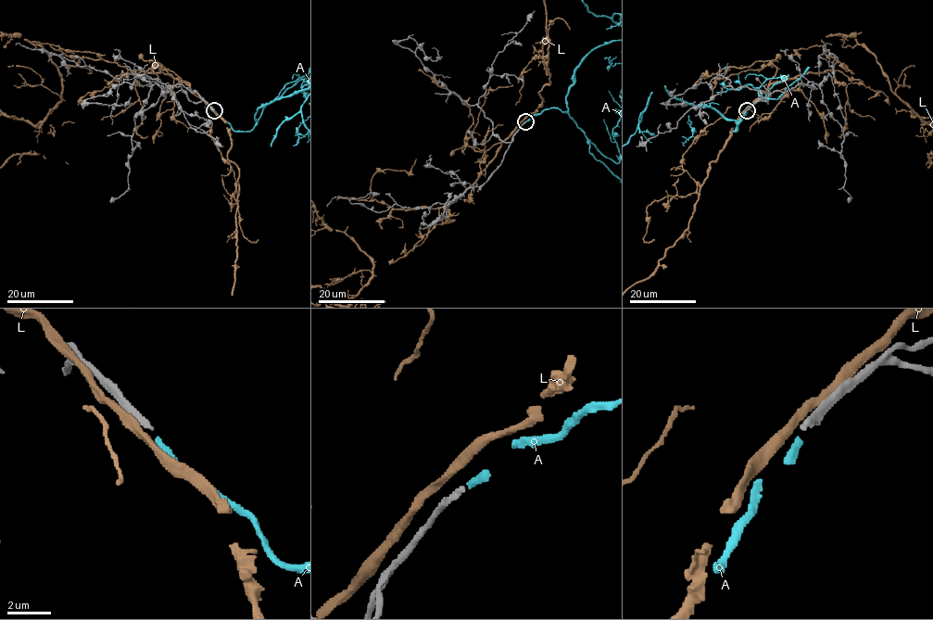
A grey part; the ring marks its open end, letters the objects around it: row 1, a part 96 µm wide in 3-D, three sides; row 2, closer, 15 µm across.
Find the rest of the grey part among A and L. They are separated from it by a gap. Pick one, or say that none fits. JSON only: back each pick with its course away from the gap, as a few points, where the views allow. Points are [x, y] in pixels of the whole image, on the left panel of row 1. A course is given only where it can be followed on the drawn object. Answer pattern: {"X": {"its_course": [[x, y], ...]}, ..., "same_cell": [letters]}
{"same_cell": ["A"]}

